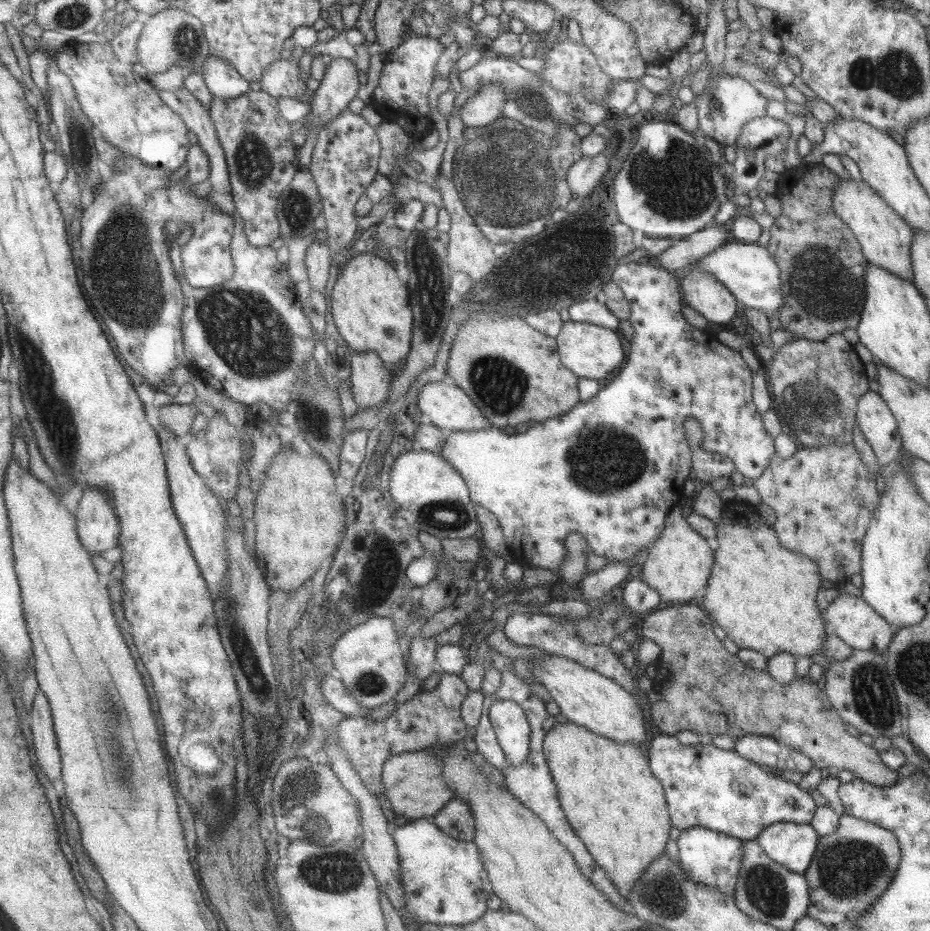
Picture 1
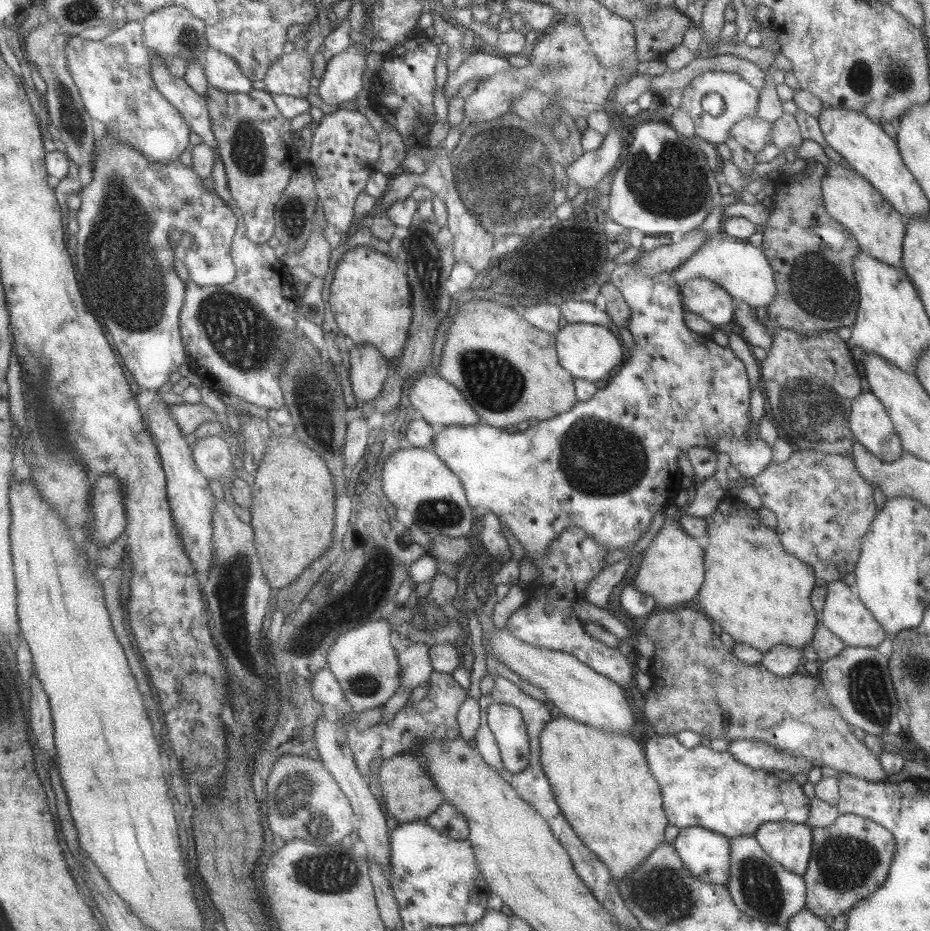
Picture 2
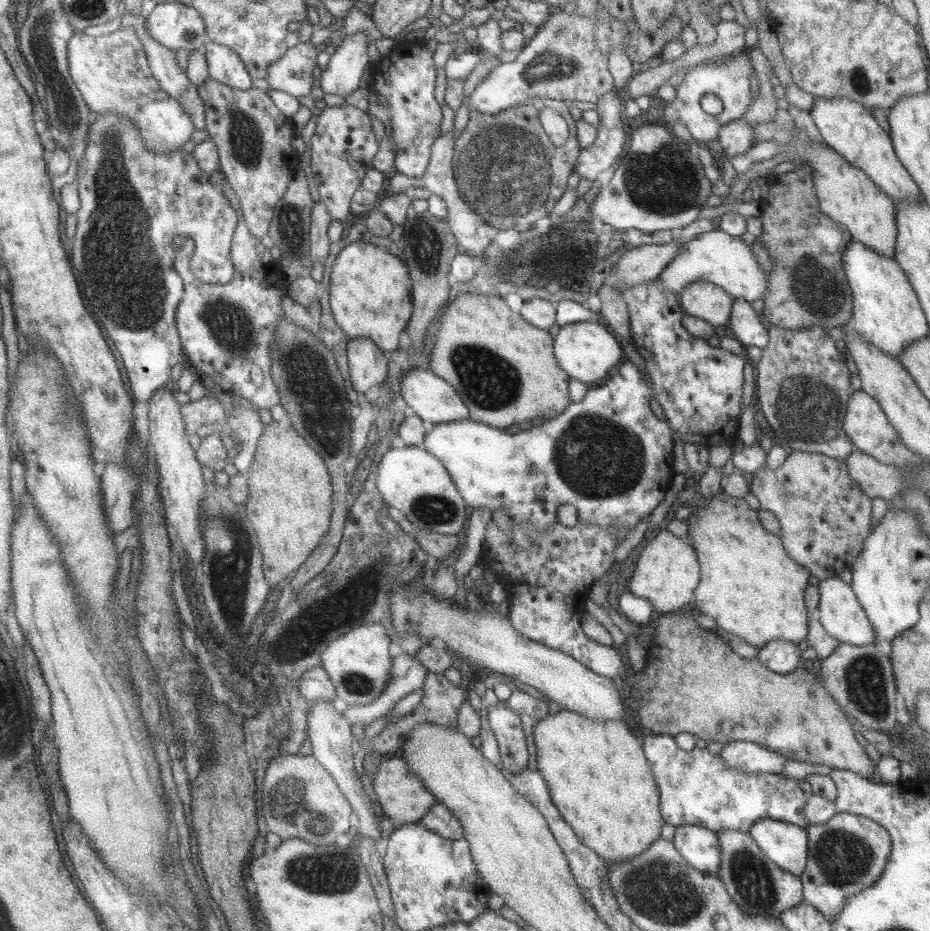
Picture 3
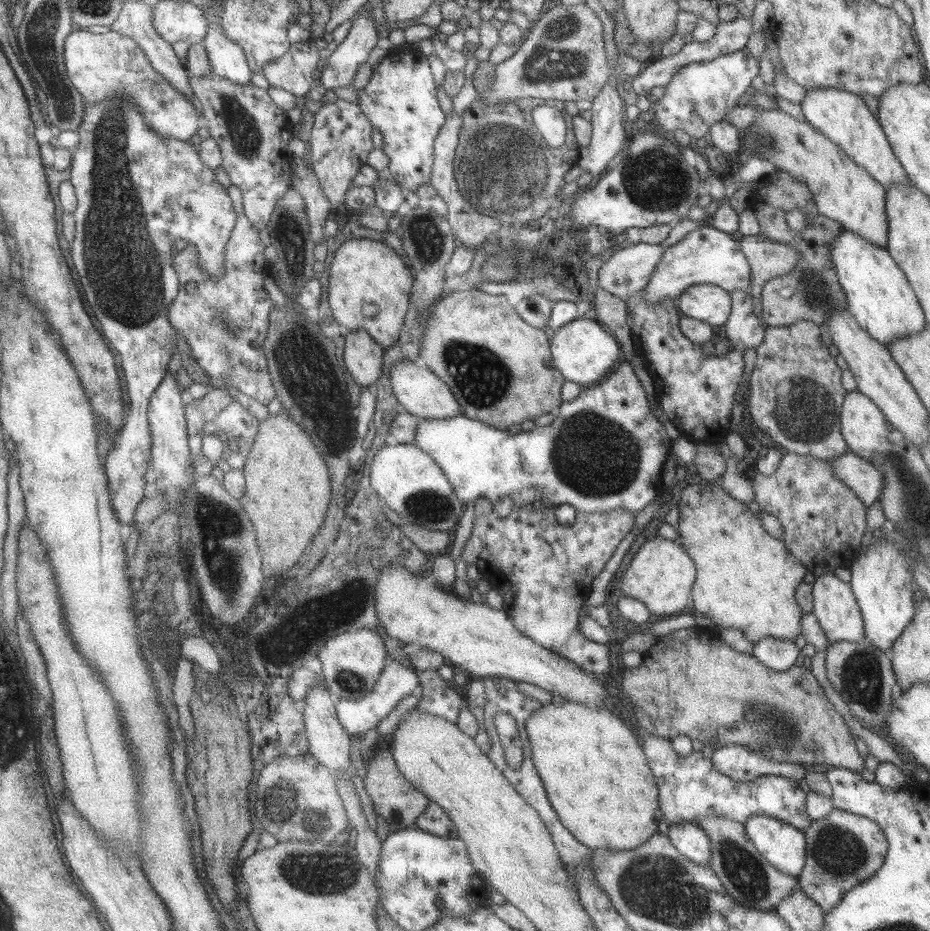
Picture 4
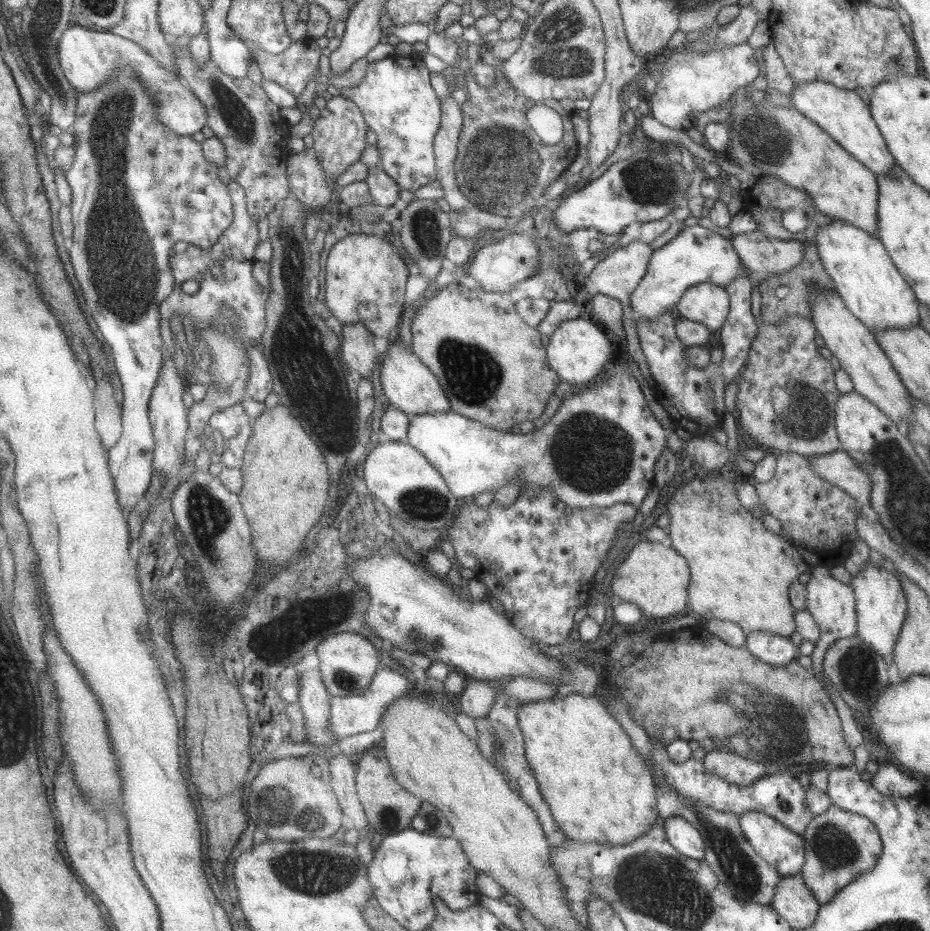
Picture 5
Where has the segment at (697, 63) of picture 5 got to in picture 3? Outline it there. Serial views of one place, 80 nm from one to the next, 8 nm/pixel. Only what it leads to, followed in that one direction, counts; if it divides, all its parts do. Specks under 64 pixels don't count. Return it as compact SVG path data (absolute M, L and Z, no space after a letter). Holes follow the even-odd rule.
M739 54L725 58L722 63L694 66L674 86L675 98L667 102L667 106L665 108L663 107L658 119L671 126L675 121L681 121L692 136L693 142L703 144L709 140L716 139L717 129L719 127L727 124L727 122L739 120L743 116L743 112L751 106L755 97L755 93L750 88L750 76L752 72L753 67L751 61ZM707 92L712 92L723 102L721 114L711 116L711 114L707 114L707 112L701 110L699 101Z

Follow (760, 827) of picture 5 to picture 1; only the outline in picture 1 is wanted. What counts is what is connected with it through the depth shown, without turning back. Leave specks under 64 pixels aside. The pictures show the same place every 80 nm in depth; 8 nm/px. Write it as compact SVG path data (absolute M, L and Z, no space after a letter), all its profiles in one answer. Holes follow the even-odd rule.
M773 823L755 841L773 862L802 875L811 862L818 834L810 824Z

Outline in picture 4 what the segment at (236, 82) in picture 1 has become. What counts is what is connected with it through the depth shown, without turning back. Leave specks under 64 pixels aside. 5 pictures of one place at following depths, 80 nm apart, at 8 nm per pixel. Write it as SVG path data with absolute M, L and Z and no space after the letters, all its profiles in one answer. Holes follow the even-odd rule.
M215 4L211 10L206 10L209 20L209 32L203 46L209 52L213 71L219 76L237 81L239 84L251 82L254 70L249 64L245 50L237 42L225 36L223 22L223 4Z

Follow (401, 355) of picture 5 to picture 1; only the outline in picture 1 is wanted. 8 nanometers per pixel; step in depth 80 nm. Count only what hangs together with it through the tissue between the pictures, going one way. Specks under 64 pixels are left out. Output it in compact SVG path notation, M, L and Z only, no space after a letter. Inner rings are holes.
M447 379L428 382L417 391L417 405L435 426L450 431L478 431L489 428L483 412Z

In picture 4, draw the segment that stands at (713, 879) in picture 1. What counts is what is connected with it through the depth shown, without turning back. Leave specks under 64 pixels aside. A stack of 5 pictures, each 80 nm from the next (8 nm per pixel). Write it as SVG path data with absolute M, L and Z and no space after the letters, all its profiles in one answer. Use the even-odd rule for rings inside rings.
M674 822L668 827L666 834L671 844L687 860L696 865L708 864L709 860L709 840L707 835L698 828L695 822Z

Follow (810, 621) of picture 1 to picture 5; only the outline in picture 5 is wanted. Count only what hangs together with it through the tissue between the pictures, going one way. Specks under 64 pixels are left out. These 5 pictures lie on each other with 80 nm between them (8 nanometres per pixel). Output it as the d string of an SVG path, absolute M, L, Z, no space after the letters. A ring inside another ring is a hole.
M703 475L701 478L693 478L687 484L679 484L675 486L675 490L671 492L671 496L665 502L667 515L669 515L669 524L667 524L667 536L669 536L670 547L685 559L689 567L689 586L687 588L687 599L689 608L691 608L693 615L699 619L719 619L728 620L737 624L742 628L742 631L748 635L753 631L769 631L773 634L789 637L795 631L794 612L789 604L789 584L793 584L797 580L797 576L801 572L809 570L807 563L802 556L787 542L782 539L780 535L769 532L763 527L761 520L753 518L750 512L739 502L737 494L735 494L735 486L733 482L728 482L725 478L717 475Z

